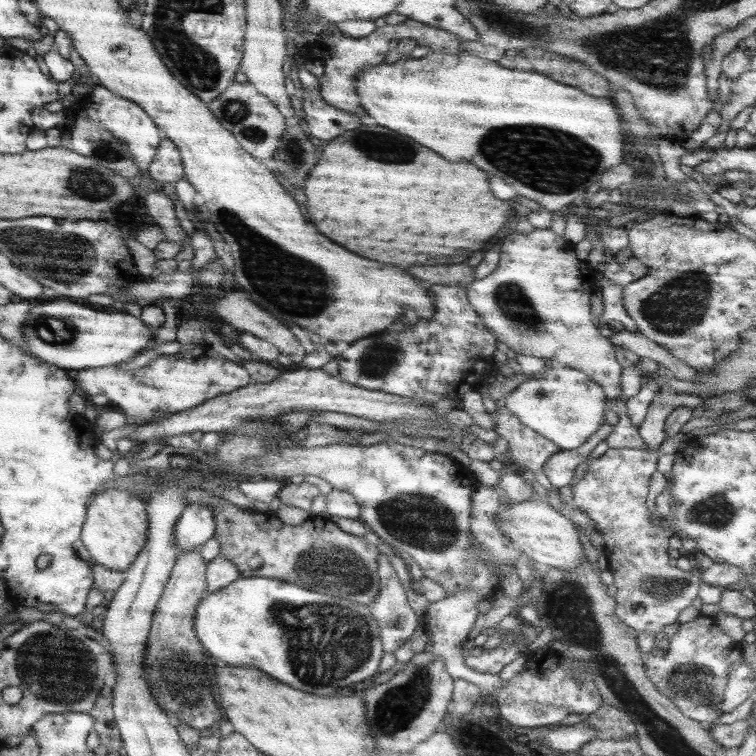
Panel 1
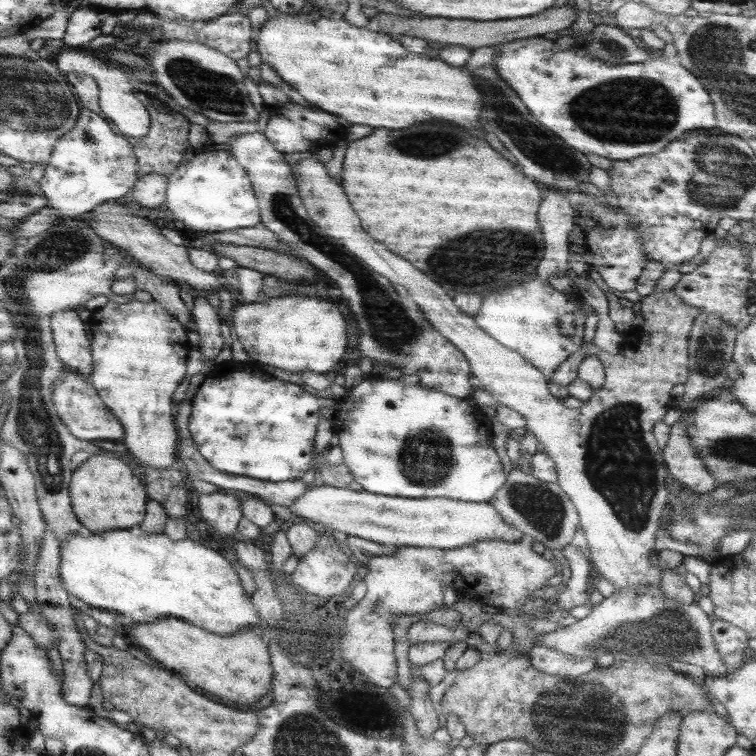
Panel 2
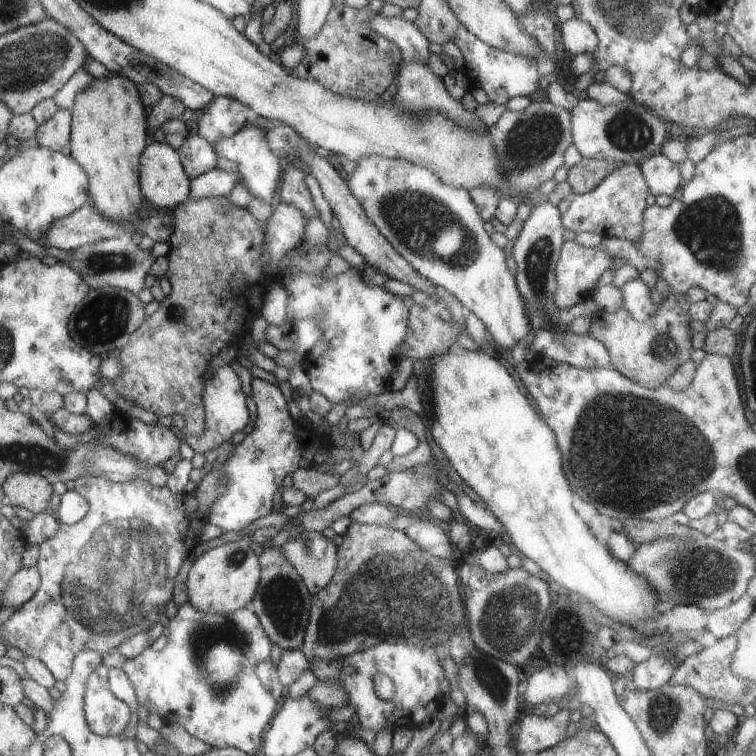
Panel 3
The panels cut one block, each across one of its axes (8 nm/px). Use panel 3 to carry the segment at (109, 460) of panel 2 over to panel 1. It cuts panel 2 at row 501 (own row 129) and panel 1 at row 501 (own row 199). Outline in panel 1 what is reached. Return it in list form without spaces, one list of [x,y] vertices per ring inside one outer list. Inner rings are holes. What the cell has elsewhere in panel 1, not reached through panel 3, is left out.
[[[100,490],[94,494],[86,505],[78,538],[94,564],[121,572],[131,565],[147,537],[147,514],[144,504],[143,497],[131,495],[125,490]]]

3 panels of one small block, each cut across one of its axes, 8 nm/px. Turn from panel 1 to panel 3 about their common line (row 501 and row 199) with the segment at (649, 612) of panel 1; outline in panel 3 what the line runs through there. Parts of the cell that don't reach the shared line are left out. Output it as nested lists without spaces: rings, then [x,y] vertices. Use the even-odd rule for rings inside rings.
[[[621,164],[590,192],[575,195],[560,215],[561,227],[575,234],[590,231],[603,236],[634,241],[641,233],[642,213],[646,210],[648,191],[638,165]]]

